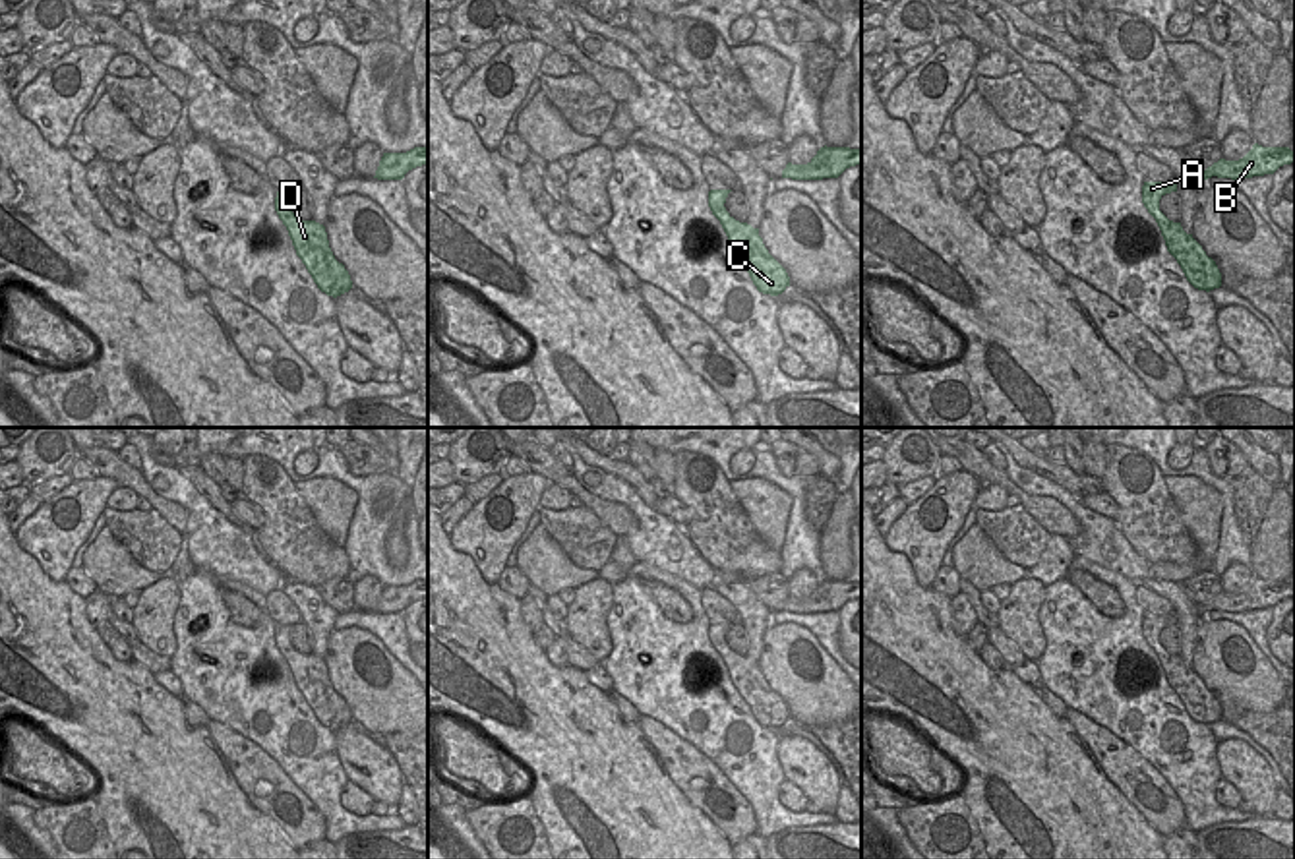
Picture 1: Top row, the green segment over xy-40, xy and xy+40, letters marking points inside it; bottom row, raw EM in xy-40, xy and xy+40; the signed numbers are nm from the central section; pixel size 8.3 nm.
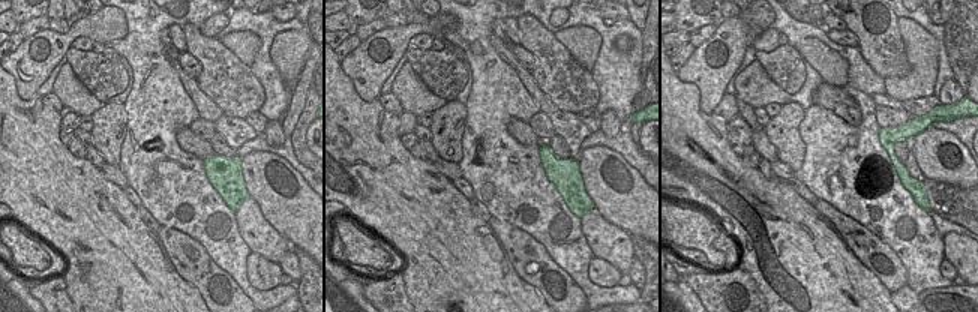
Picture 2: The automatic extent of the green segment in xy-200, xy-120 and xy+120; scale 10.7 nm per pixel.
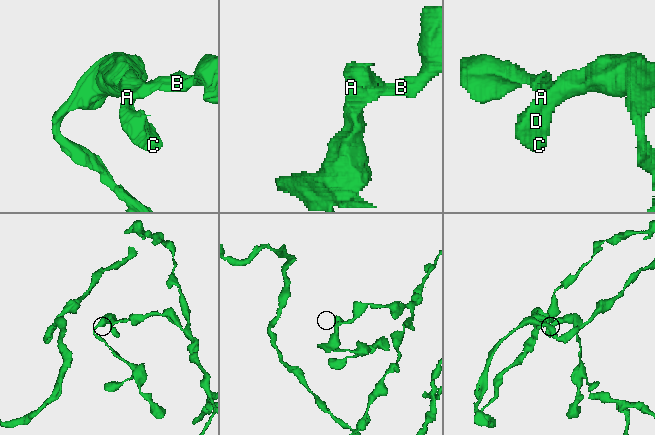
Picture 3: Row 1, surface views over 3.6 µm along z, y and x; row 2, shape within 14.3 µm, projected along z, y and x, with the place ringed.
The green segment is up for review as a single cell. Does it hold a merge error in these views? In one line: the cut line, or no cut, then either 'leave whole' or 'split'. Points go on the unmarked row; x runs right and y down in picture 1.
cut none; leave whole

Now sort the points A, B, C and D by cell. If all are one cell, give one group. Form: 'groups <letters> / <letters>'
groups A B C D

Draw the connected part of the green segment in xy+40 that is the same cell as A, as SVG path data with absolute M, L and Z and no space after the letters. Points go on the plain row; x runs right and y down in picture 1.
M1175 613L1169 615L1144 615L1142 637L1148 646L1156 652L1161 669L1165 673L1167 685L1181 698L1187 714L1198 724L1214 724L1221 720L1221 706L1212 691L1206 689L1202 679L1187 667L1181 656L1169 654L1159 644L1159 633L1165 627L1177 625Z

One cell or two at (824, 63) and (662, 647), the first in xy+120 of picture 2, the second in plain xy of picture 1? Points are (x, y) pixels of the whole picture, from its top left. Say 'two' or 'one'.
two

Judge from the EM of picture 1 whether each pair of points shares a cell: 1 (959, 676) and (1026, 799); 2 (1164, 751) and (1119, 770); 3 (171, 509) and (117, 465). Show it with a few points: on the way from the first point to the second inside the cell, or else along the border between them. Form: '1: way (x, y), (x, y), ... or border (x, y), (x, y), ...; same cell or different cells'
1: way (976, 707), (1005, 738), (1024, 769); same cell
2: border (1110, 732), (1129, 743), (1175, 794); different cells
3: way (157, 503), (130, 476); same cell

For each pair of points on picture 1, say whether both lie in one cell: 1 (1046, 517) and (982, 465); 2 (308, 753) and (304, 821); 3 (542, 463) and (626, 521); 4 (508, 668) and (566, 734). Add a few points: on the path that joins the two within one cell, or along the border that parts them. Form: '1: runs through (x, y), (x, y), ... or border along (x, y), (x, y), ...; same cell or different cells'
1: runs through (1030, 503), (997, 476); same cell
2: border along (277, 761), (281, 770), (324, 817), (324, 838); different cells
3: runs through (564, 478), (604, 509); same cell
4: runs through (515, 683), (550, 718); same cell

